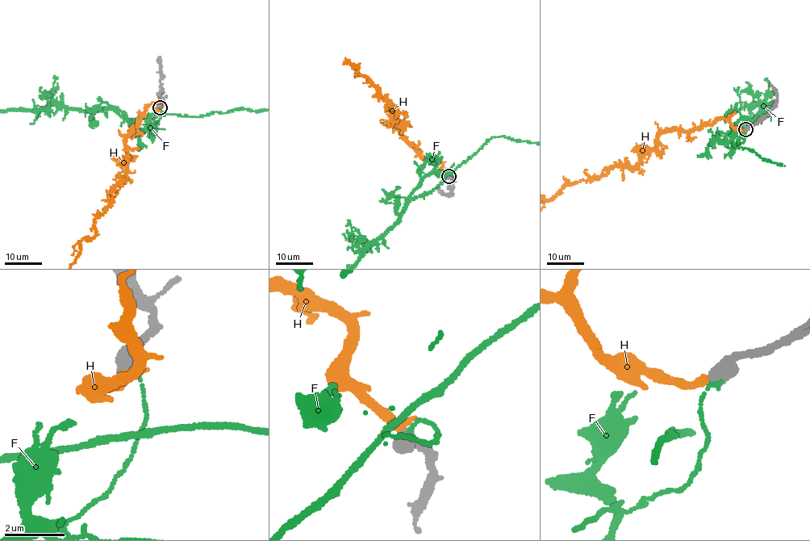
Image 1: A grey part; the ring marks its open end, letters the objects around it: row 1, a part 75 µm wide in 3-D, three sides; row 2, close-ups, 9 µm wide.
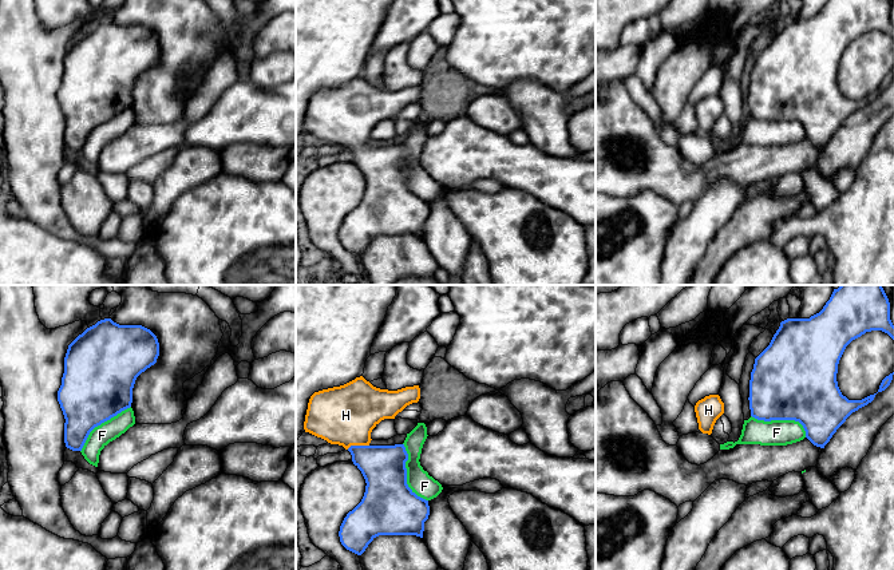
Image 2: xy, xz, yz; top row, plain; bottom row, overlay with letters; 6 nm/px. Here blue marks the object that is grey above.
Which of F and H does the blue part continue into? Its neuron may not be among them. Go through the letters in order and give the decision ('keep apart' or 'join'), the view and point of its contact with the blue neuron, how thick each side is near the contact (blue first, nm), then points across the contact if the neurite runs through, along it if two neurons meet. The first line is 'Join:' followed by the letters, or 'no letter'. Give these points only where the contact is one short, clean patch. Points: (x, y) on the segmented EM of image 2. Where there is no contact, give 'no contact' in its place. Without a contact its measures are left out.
Join: H
F: keep apart; meets blue in xz at (406, 474); 340 nm thick on the blue side, 140 nm on the other
H: join; meets blue in xz at (358, 446); 260 nm thick on the blue side, 360 nm on the other; runs through xz (383, 467), (358, 446), (345, 415)

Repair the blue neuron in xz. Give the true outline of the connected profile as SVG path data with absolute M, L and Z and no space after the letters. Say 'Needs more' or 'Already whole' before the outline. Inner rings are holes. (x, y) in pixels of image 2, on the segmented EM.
Needs more. M363 376L309 399L305 432L348 450L367 483L361 502L347 514L339 531L341 545L357 555L379 535L423 538L430 506L407 484L404 444L369 444L371 432L381 420L395 419L419 399L419 385L380 389Z

